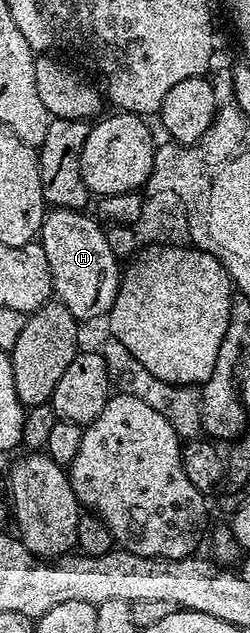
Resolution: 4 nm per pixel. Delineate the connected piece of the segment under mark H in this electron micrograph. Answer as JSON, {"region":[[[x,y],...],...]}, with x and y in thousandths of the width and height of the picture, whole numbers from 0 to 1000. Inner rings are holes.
{"region":[[[208,329],[180,340],[152,374],[168,395],[184,395],[184,414],[200,414],[220,472],[296,496],[308,509],[428,501],[488,434],[484,412],[440,395],[428,365],[380,340],[352,338],[296,329]]]}

